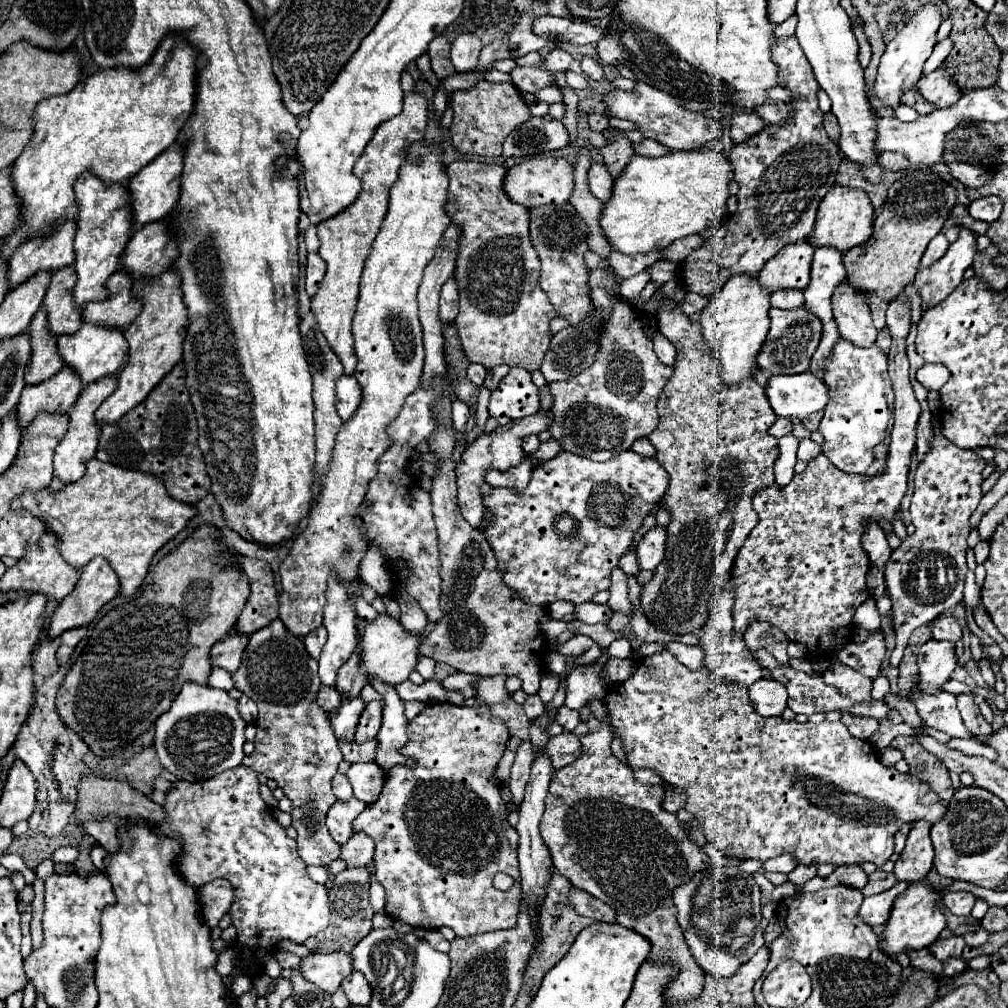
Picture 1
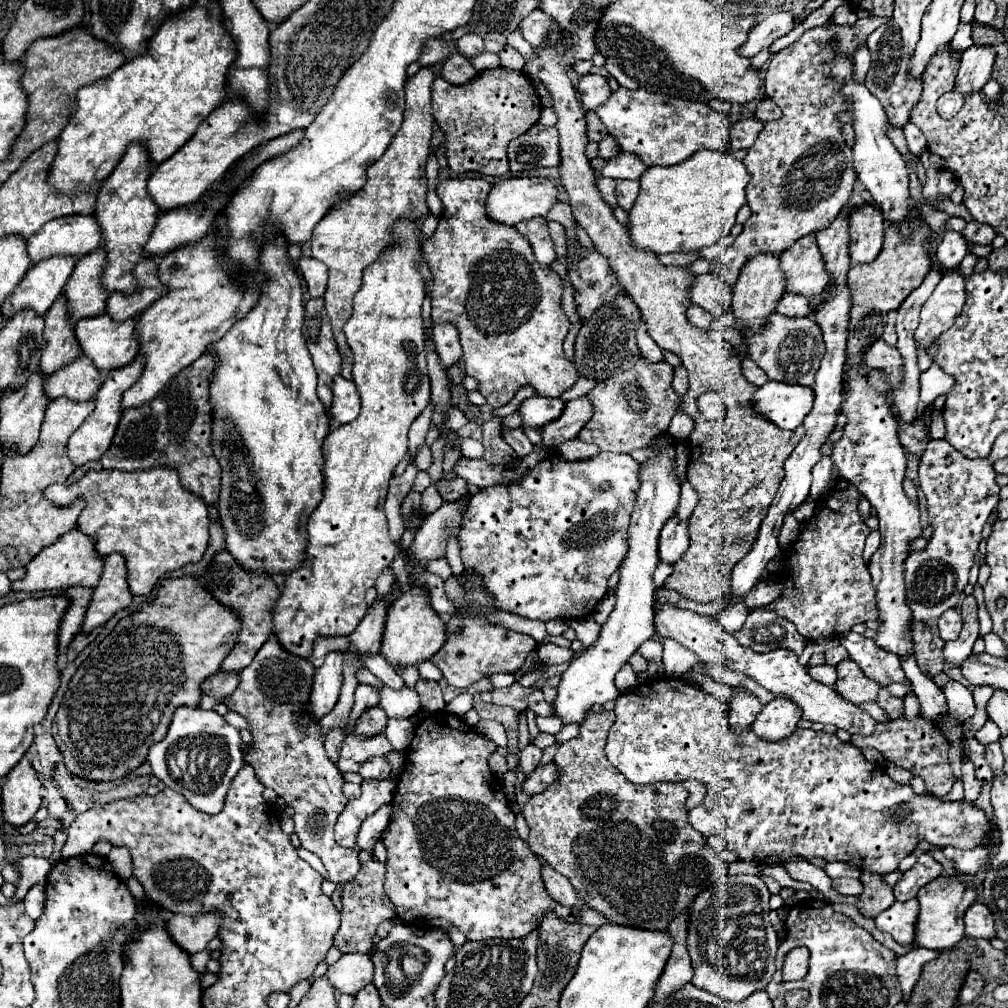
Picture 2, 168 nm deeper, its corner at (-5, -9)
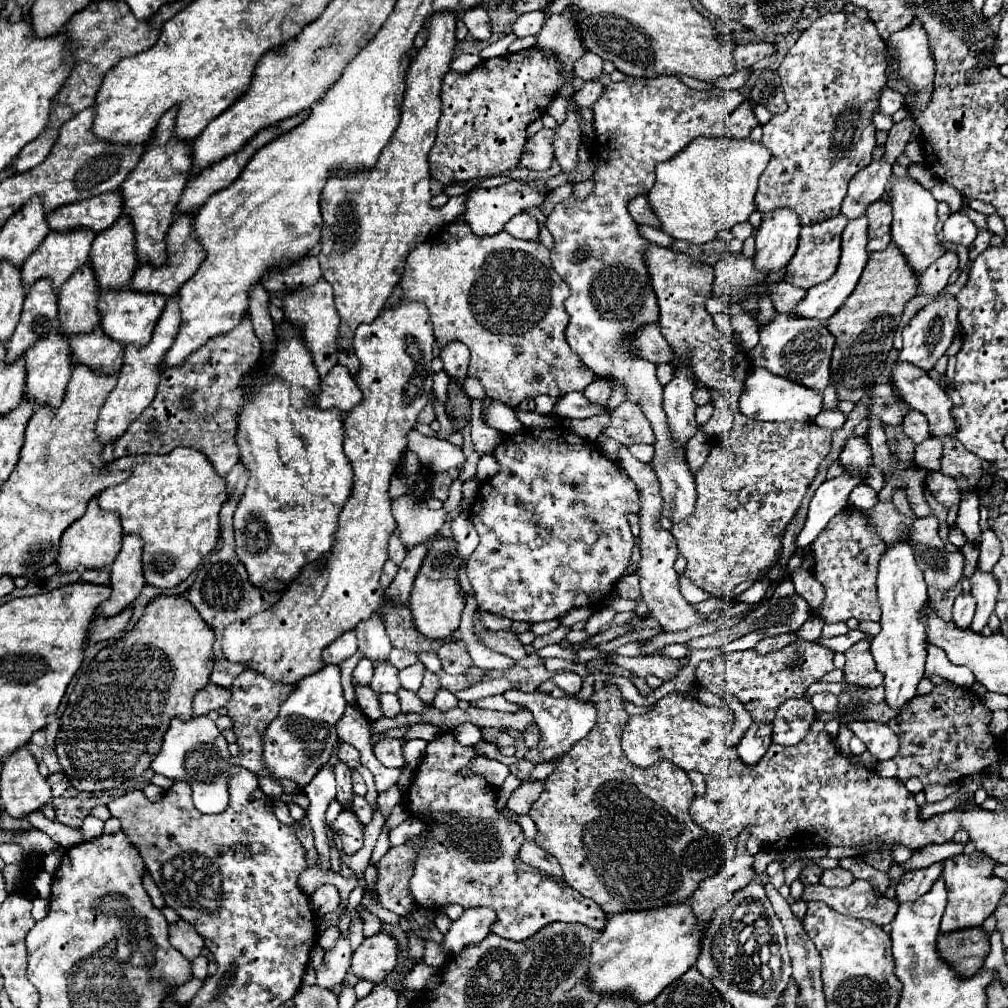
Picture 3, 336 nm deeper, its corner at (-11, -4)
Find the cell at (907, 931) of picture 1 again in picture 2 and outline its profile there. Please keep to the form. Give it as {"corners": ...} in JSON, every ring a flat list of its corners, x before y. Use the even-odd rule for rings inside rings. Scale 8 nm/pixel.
{"corners":[[938,876,920,888,918,902,920,916,916,924,916,944,930,950,948,950,964,938,964,914,976,902,976,888,960,876]]}

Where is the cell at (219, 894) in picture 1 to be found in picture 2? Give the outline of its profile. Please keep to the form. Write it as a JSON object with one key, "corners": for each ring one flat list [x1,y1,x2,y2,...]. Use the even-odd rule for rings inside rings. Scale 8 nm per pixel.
{"corners":[[166,914,166,930,170,938,188,954,196,954,216,936,220,928,220,914]]}

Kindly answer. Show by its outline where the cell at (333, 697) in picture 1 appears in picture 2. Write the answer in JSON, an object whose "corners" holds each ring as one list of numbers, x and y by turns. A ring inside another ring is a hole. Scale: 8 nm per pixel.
{"corners":[[340,730,340,732,328,732,324,746,326,746,326,754,328,754,330,762,338,762,342,740,344,740,344,730]]}

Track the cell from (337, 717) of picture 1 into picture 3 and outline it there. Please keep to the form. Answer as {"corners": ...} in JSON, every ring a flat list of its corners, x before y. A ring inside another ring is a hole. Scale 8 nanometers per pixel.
{"corners":[[376,663,374,665,374,677,370,681,370,689,376,695,382,693,396,693,400,689,400,681,398,681,398,669,392,663]]}

